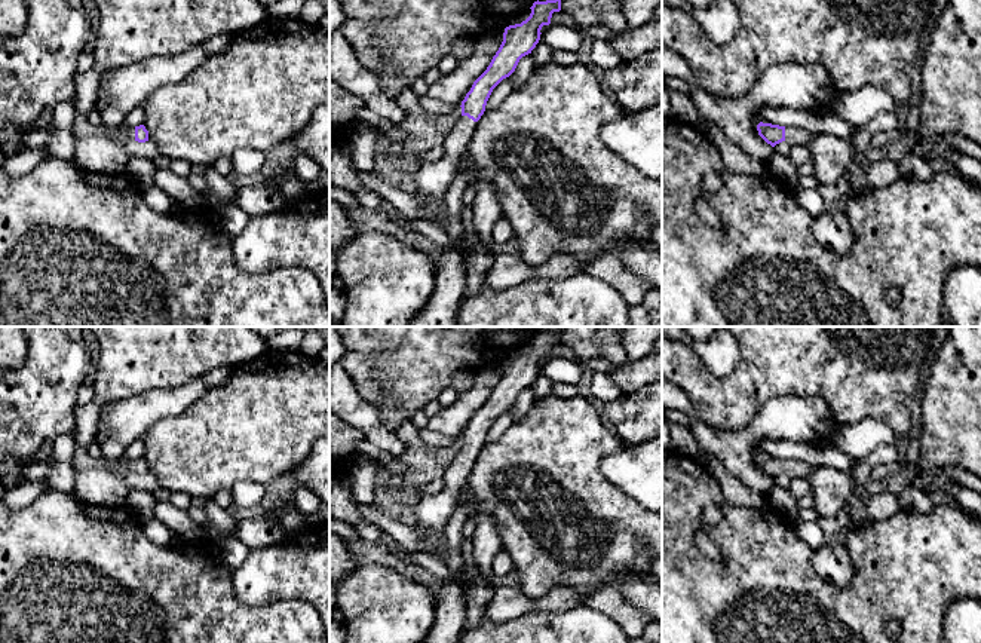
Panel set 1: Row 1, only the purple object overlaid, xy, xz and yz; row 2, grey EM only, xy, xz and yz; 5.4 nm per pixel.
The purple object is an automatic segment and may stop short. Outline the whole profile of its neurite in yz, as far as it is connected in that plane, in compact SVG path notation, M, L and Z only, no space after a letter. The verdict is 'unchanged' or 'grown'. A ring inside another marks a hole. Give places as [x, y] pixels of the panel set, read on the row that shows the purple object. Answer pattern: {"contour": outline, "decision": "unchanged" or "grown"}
{"contour": "M760 122L757 125L758 135L772 147L776 144L787 141L791 146L804 144L807 146L812 140L813 134L800 128L793 126L779 126L772 123Z", "decision": "grown"}

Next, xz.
{"contour": "M537 0L530 9L525 21L505 28L499 50L462 101L462 117L442 144L444 157L411 169L417 198L423 202L433 205L436 199L444 199L493 89L515 71L522 56L531 53L540 40L542 27L549 25L552 13L561 10L561 0Z", "decision": "grown"}

